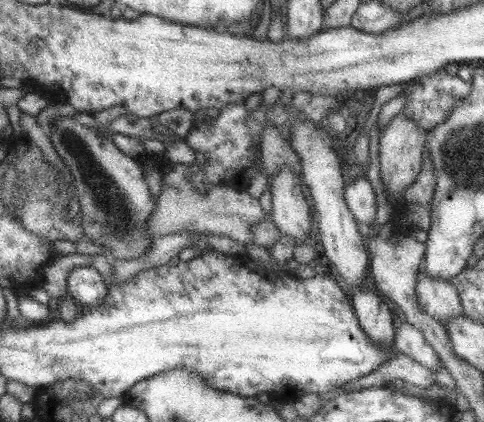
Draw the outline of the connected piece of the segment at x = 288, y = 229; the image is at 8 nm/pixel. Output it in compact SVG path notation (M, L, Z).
M281 167L274 175L271 186L272 211L270 220L284 236L299 244L310 237L313 224L310 204L302 193L303 180L290 167Z

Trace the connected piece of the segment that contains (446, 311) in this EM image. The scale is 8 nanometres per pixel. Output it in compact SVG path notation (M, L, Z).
M421 270L418 272L415 291L420 306L442 324L463 314L459 292L449 280L430 278Z

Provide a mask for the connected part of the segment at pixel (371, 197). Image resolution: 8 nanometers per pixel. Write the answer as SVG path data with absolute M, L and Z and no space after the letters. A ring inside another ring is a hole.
M358 177L345 186L345 201L356 223L370 225L376 219L376 194L367 177Z

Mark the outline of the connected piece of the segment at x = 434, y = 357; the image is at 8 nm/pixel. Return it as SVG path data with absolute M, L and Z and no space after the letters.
M407 321L395 330L395 334L394 349L396 352L407 354L410 358L427 366L435 374L439 367L439 356L424 339L423 332Z

